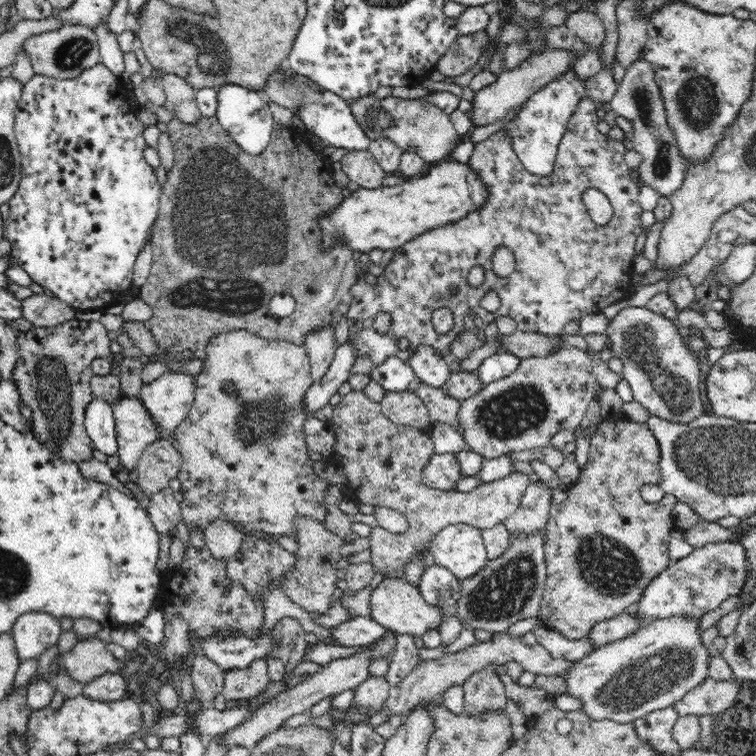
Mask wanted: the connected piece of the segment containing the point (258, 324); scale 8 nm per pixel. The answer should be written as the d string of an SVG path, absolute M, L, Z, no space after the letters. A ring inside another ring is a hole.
M216 116L202 118L196 124L184 124L174 118L168 124L168 134L174 144L174 166L164 180L158 230L152 230L152 278L148 278L148 282L140 288L138 298L152 306L152 320L148 320L152 336L164 334L188 340L188 350L202 362L206 360L208 342L224 332L246 330L264 340L286 340L304 346L310 332L326 326L338 326L352 304L350 288L358 280L354 256L342 242L336 248L324 250L324 236L318 224L322 216L330 214L344 200L342 188L338 188L332 172L326 168L320 168L320 172L308 172L308 162L322 162L322 154L310 146L304 132L294 126L276 128L278 138L274 130L274 138L264 154L252 156L244 152L244 148L236 144L226 130L222 130ZM302 152L312 152L310 160L306 160L306 154ZM296 170L300 172L298 180L294 178ZM204 276L212 276L212 284L206 282L204 286ZM164 280L168 280L168 284L176 280L176 288L184 288L184 284L192 284L192 280L196 280L200 296L168 304L168 296L160 294ZM274 294L292 296L296 300L294 314L274 318L268 310L268 302Z

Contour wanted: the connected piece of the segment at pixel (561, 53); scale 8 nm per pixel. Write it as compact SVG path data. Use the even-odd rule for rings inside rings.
M546 48L544 52L536 52L532 54L526 62L522 62L520 66L512 68L512 70L506 70L498 76L498 80L482 90L476 92L474 100L472 100L472 110L468 112L474 128L478 126L488 126L488 124L494 124L502 118L508 116L510 110L514 110L518 104L522 106L530 96L534 96L536 92L540 92L544 86L548 86L552 80L560 78L564 72L572 70L574 68L574 60L580 58L582 54L576 54L576 52L570 52L570 50L550 50Z

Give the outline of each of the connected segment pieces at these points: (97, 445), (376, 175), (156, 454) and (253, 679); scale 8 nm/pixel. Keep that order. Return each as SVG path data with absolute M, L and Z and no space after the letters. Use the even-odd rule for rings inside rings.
M92 400L86 410L86 430L92 440L92 448L108 456L118 456L118 432L114 408L106 400Z
M370 150L348 152L340 162L350 182L356 182L360 188L368 188L368 190L382 188L382 180L388 176L384 174L382 166L378 164L376 156Z
M170 440L152 442L140 456L138 462L138 488L144 490L146 498L168 486L172 478L178 478L182 468L182 454Z
M266 658L254 660L244 670L230 670L230 672L226 672L222 696L228 702L244 700L244 704L246 704L252 698L262 696L266 692L268 684L270 684L270 678L268 678L268 660Z

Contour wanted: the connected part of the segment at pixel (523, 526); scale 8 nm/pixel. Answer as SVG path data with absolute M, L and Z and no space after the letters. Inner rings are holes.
M542 480L540 484L530 482L518 510L504 522L504 526L510 532L510 538L518 534L536 534L542 528L546 528L550 520L550 508L552 490L548 490L548 484Z

